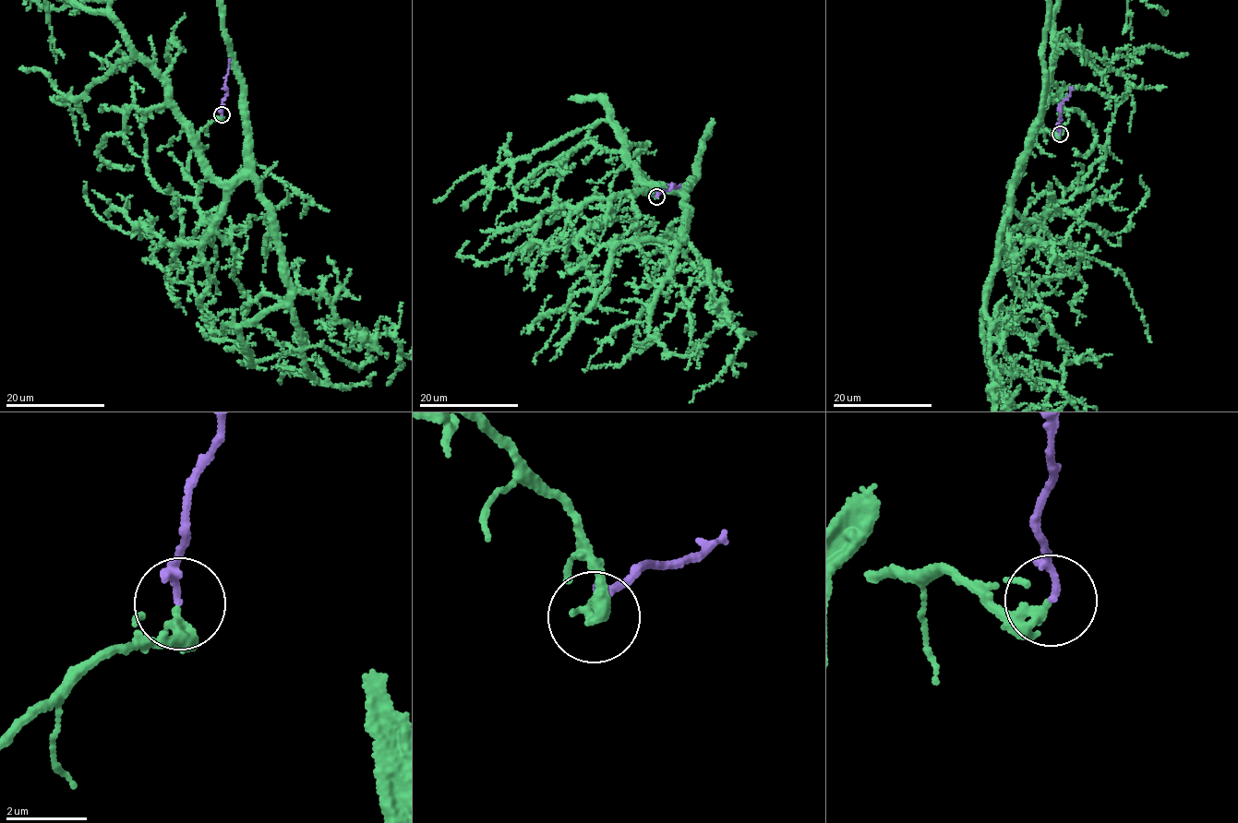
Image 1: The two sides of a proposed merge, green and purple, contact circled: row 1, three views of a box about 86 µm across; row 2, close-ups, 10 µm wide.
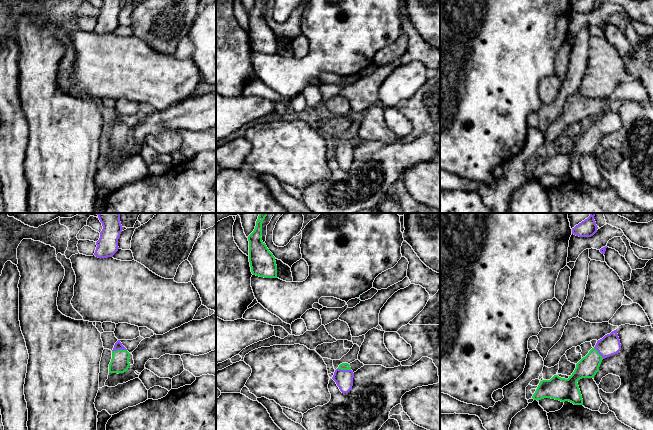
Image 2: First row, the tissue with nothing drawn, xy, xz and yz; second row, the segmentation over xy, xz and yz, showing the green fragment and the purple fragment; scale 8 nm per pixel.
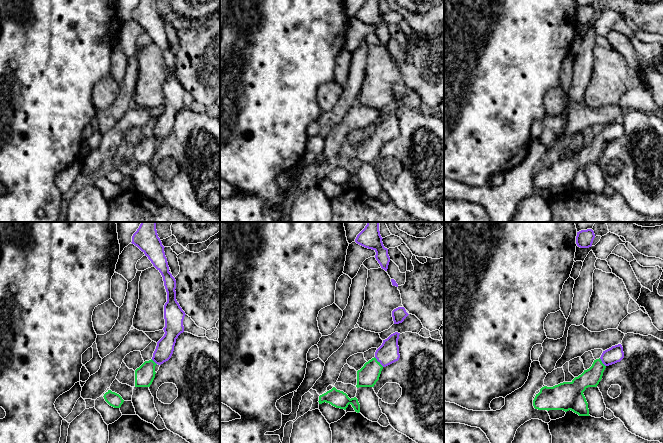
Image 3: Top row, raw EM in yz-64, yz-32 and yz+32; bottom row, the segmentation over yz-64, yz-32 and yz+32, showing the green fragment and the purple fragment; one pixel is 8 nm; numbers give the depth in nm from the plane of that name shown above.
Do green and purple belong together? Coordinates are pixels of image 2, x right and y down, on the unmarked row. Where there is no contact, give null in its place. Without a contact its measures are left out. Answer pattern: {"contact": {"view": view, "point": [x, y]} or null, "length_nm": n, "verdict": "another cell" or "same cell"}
{"contact": {"view": "xy", "point": [119, 126]}, "length_nm": 120, "verdict": "same cell"}

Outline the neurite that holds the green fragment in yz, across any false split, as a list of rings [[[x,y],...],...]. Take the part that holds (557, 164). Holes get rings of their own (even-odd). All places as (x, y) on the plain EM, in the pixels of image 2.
[[[616,105],[597,117],[595,123],[576,140],[574,148],[568,155],[554,151],[550,156],[540,157],[532,174],[537,177],[551,174],[583,181],[577,157],[582,154],[594,154],[602,136],[617,130],[620,126],[621,120]]]

